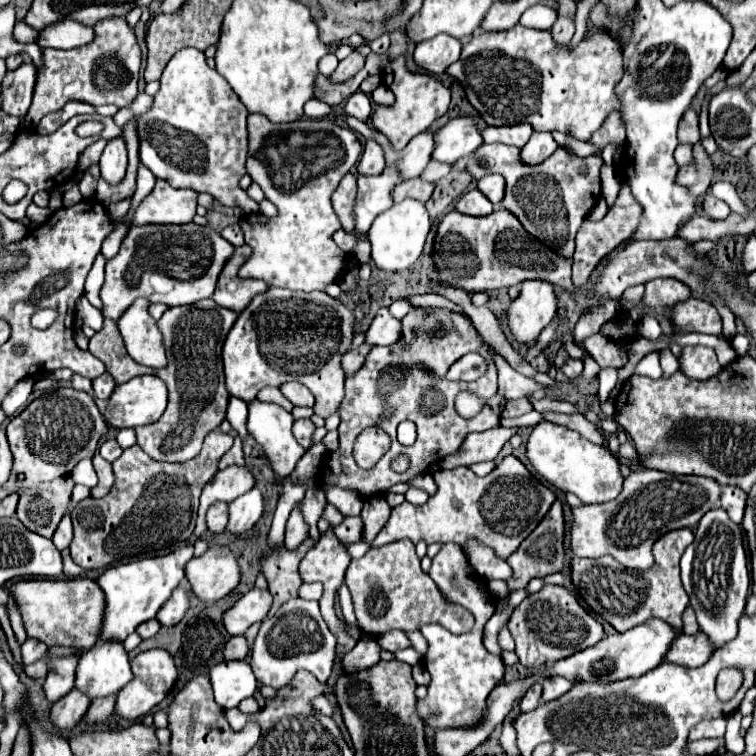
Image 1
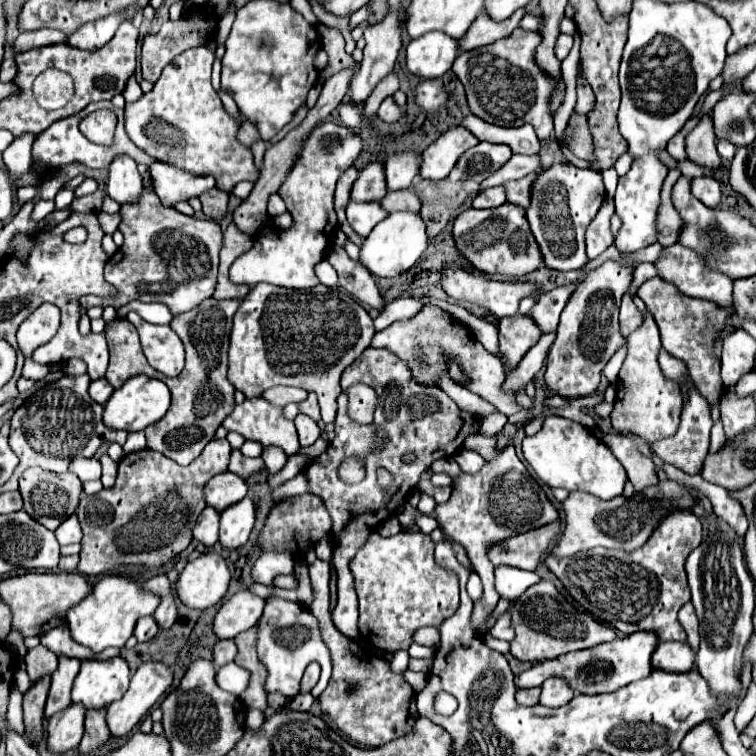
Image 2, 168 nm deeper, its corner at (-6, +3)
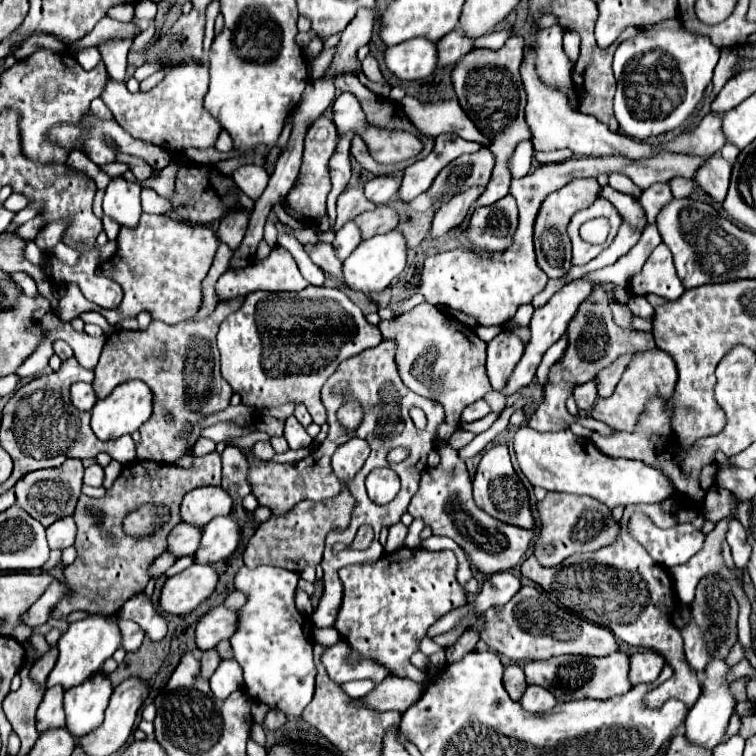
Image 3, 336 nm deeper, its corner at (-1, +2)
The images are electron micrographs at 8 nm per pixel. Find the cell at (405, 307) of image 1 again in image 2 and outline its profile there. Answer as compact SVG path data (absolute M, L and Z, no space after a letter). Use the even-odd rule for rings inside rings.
M430 297L429 299L431 305L442 307L442 309L448 311L452 317L456 317L456 319L460 319L464 325L468 325L470 331L474 333L474 337L476 337L490 353L496 353L497 357L502 358L500 351L498 351L498 327L496 327L496 325L478 319L474 313L466 311L466 309L460 307L460 305L454 305L454 303L448 303L448 301L435 297Z

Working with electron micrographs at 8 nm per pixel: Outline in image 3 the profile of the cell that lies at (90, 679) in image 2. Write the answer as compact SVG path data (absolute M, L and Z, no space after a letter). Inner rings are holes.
M97 672L83 684L69 688L65 692L67 730L75 738L81 738L95 730L103 722L103 712L109 704L111 694L111 680L103 672Z

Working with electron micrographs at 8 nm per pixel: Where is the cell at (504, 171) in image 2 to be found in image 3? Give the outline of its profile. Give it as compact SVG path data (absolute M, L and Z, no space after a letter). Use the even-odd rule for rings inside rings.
M471 186L469 190L453 196L449 202L445 202L435 218L433 218L433 226L431 226L431 236L443 236L445 232L449 232L451 228L459 226L463 222L463 218L467 216L467 210L469 206L483 194L485 188L479 188L479 186Z

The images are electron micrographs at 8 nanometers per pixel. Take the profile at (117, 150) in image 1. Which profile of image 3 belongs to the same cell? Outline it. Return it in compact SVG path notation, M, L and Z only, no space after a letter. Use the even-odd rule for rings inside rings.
M123 176L111 178L103 198L103 212L121 226L137 226L143 212L139 192L139 182L129 182Z

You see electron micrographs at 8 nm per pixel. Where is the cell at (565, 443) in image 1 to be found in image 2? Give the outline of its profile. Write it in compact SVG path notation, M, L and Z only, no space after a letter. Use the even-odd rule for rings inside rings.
M546 417L542 431L532 437L524 437L522 453L540 481L548 487L586 491L600 499L612 499L616 495L622 495L622 489L628 481L626 469L612 455L612 451L602 441L598 441L590 429L564 417Z

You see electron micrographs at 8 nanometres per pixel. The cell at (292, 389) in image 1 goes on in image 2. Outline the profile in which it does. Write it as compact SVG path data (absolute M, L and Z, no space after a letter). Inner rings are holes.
M308 393L308 399L298 403L300 413L312 417L314 421L320 421L320 409L318 409L318 401L316 401L316 393Z

